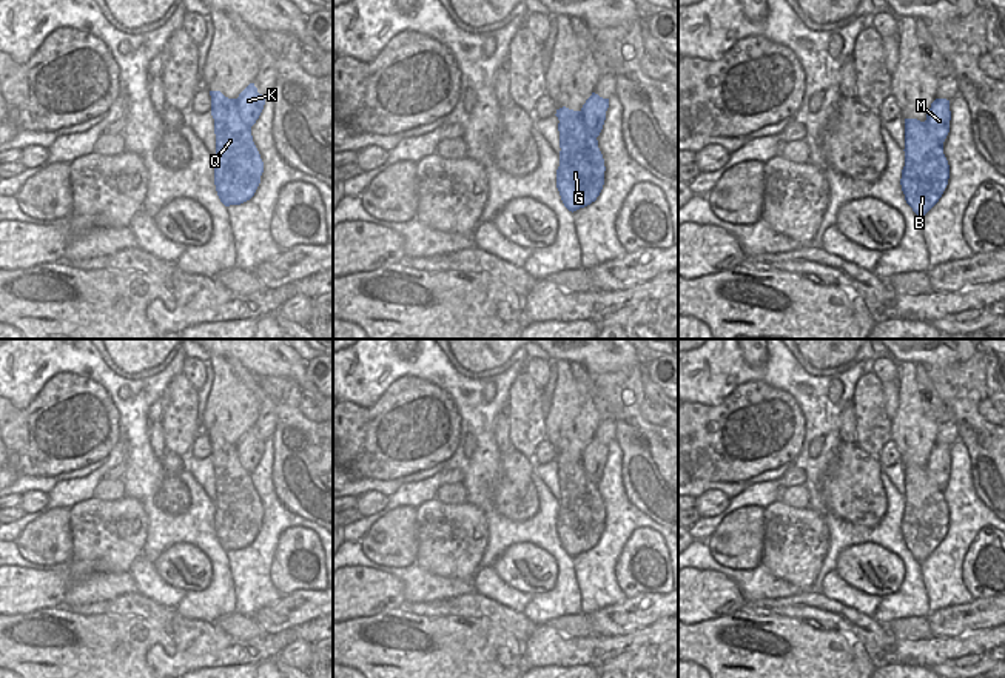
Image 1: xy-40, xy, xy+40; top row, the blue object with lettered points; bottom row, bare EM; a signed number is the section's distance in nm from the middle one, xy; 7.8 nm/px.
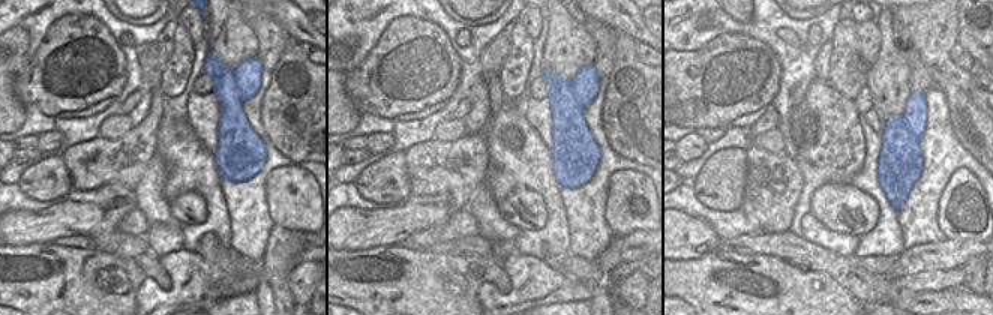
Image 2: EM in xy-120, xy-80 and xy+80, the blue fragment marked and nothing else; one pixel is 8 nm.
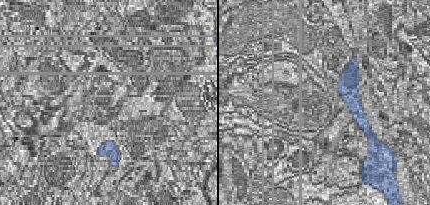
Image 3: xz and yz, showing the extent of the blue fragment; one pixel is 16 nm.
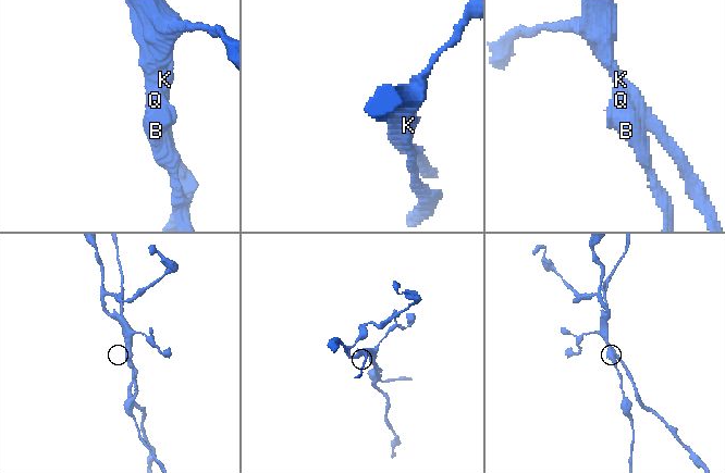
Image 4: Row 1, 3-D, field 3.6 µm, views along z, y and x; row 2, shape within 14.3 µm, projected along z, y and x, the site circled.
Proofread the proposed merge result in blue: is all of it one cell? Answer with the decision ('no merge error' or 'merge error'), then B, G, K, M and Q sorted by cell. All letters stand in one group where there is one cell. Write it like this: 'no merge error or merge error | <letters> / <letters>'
merge error | B G Q / K M

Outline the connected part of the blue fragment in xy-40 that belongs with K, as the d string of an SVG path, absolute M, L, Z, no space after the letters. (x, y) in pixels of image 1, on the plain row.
M250 428L239 439L237 445L239 445L240 462L251 473L264 455L265 441L257 438L254 428Z

